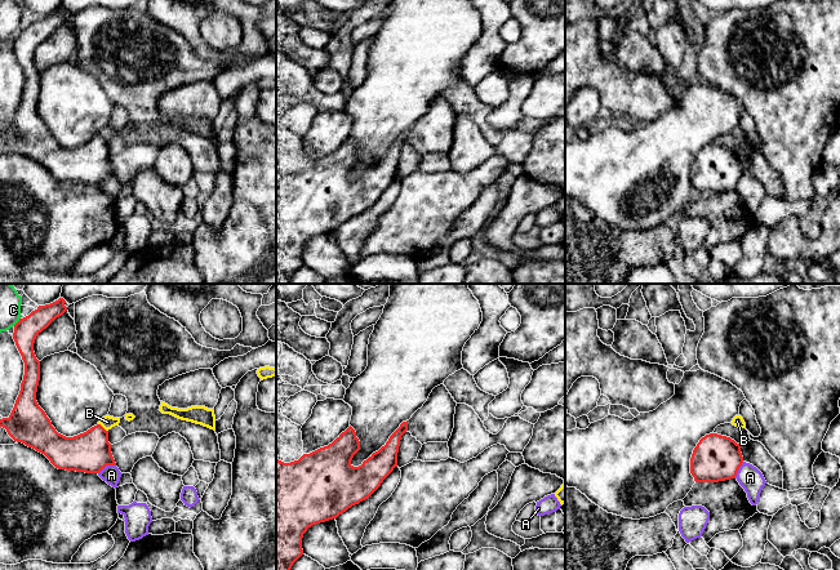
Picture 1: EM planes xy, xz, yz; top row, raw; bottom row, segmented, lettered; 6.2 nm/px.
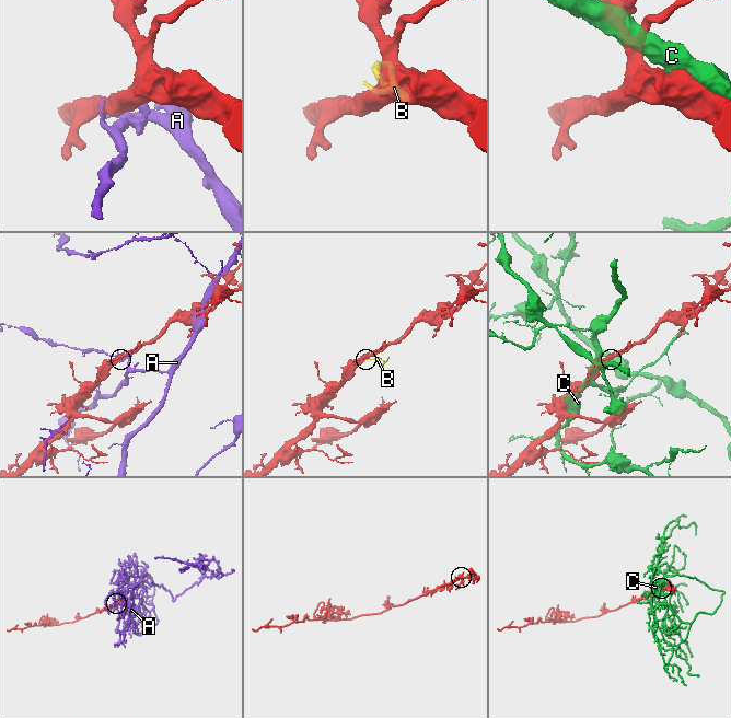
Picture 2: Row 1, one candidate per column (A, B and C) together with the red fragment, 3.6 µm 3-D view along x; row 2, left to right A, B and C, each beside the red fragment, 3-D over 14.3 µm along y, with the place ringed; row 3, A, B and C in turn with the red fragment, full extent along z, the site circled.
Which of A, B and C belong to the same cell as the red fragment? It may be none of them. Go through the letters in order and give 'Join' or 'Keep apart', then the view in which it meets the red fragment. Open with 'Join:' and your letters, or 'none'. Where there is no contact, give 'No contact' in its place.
Join: none
A: Keep apart. Touches red in xy
B: Keep apart. Touches red in xy
C: Keep apart. Touches red in xy

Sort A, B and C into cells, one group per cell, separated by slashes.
A / B / C

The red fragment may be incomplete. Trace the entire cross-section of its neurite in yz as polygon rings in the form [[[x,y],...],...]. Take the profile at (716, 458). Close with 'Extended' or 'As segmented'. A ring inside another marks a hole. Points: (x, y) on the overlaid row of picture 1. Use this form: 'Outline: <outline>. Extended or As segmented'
Outline: [[[706,435],[690,458],[690,473],[695,482],[719,482],[735,478],[743,463],[741,445],[726,436]]]. As segmented

